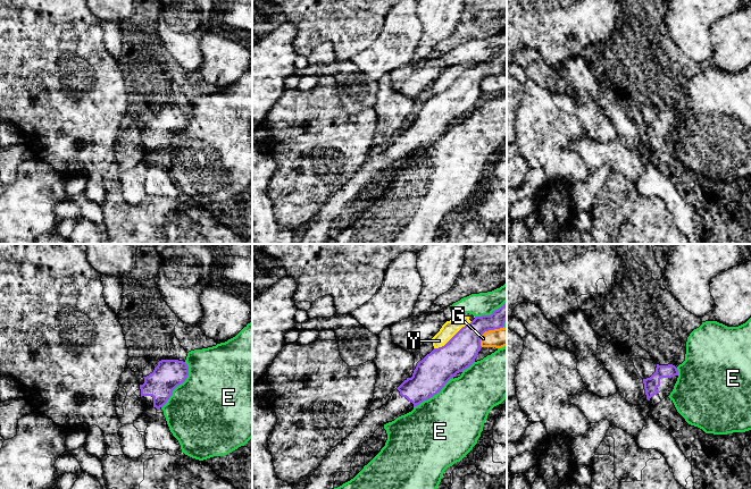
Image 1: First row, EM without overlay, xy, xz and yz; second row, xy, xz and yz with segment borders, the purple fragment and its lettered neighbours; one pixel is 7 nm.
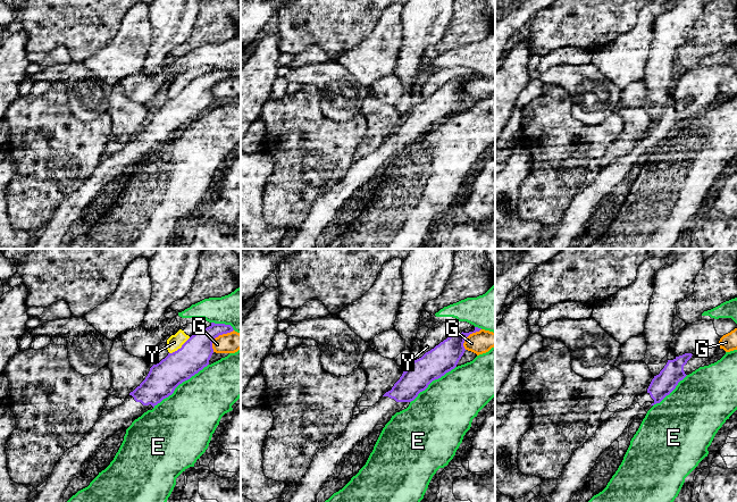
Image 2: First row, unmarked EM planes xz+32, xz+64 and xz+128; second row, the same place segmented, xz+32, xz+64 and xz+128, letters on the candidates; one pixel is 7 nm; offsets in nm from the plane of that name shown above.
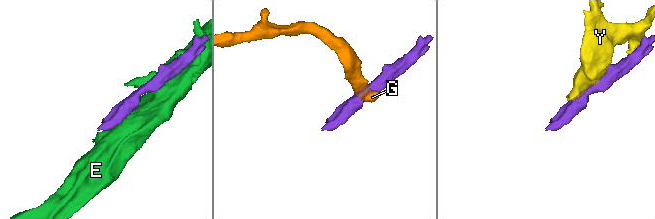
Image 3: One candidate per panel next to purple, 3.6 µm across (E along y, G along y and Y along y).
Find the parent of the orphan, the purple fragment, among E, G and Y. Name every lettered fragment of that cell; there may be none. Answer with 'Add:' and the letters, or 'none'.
Add: none

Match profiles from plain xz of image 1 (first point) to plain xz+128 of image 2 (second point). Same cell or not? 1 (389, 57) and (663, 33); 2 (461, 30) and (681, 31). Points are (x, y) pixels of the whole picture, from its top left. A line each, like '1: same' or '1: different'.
1: different
2: different

